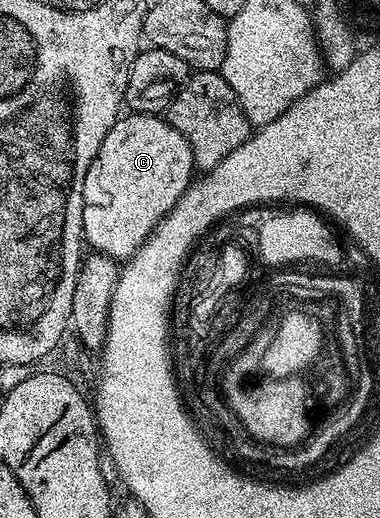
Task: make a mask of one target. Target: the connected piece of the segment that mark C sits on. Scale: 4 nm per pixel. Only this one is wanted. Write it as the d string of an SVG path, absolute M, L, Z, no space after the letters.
M128 113L116 120L116 124L106 133L96 156L92 158L90 169L84 178L84 237L93 252L108 255L115 261L127 261L143 245L148 236L157 230L163 215L171 216L174 208L185 198L192 179L194 164L192 150L170 125L167 118L156 113Z

